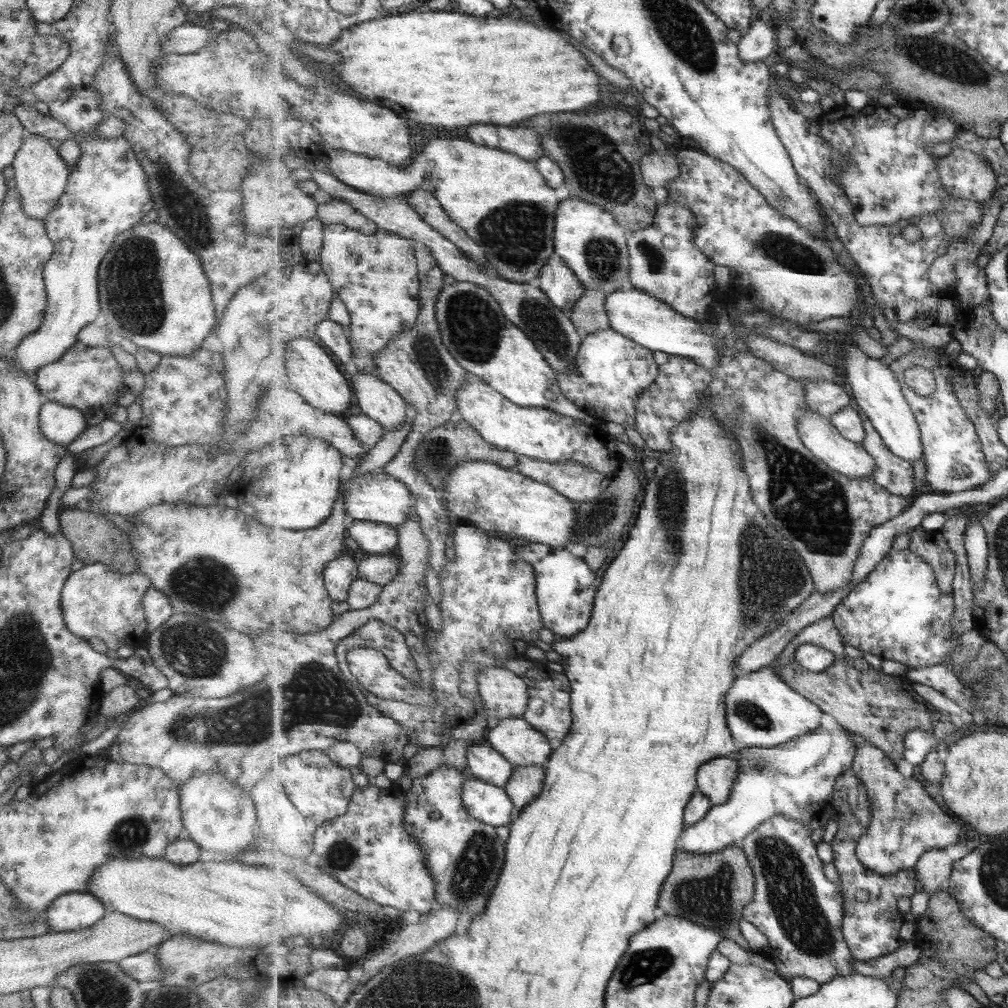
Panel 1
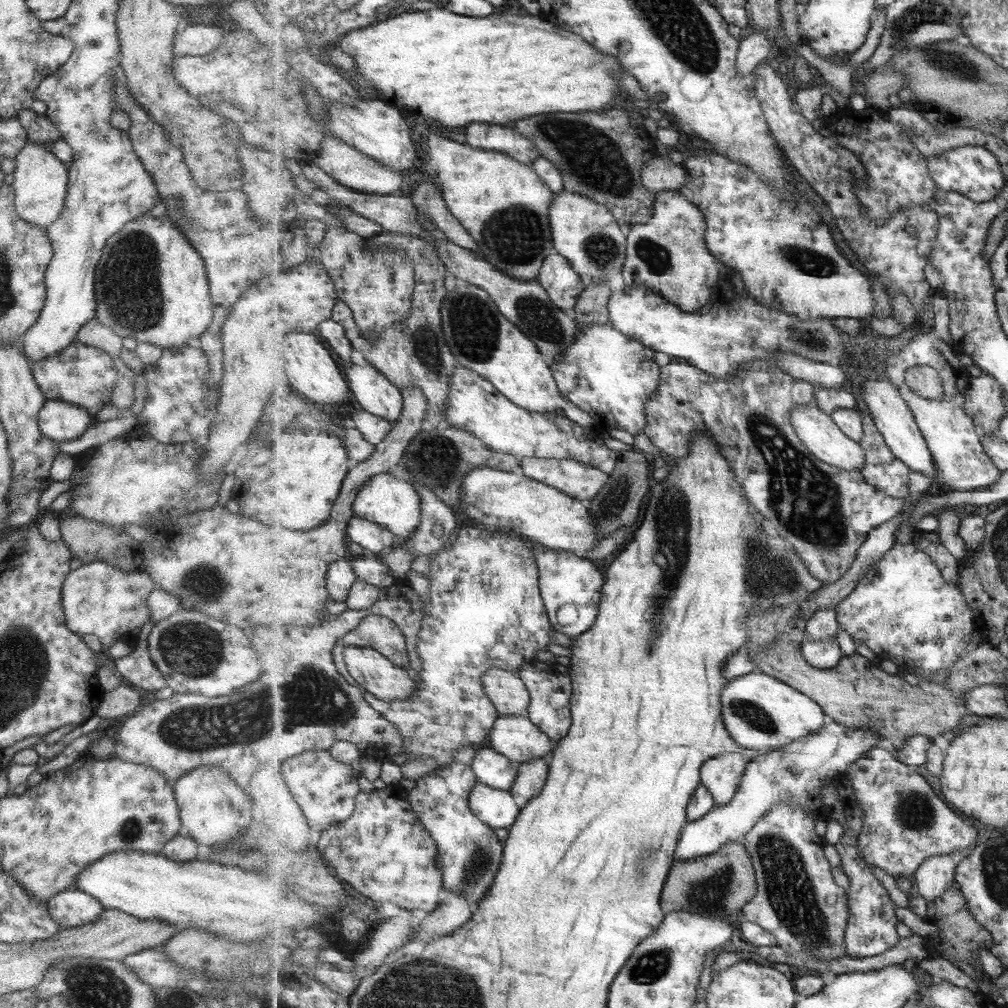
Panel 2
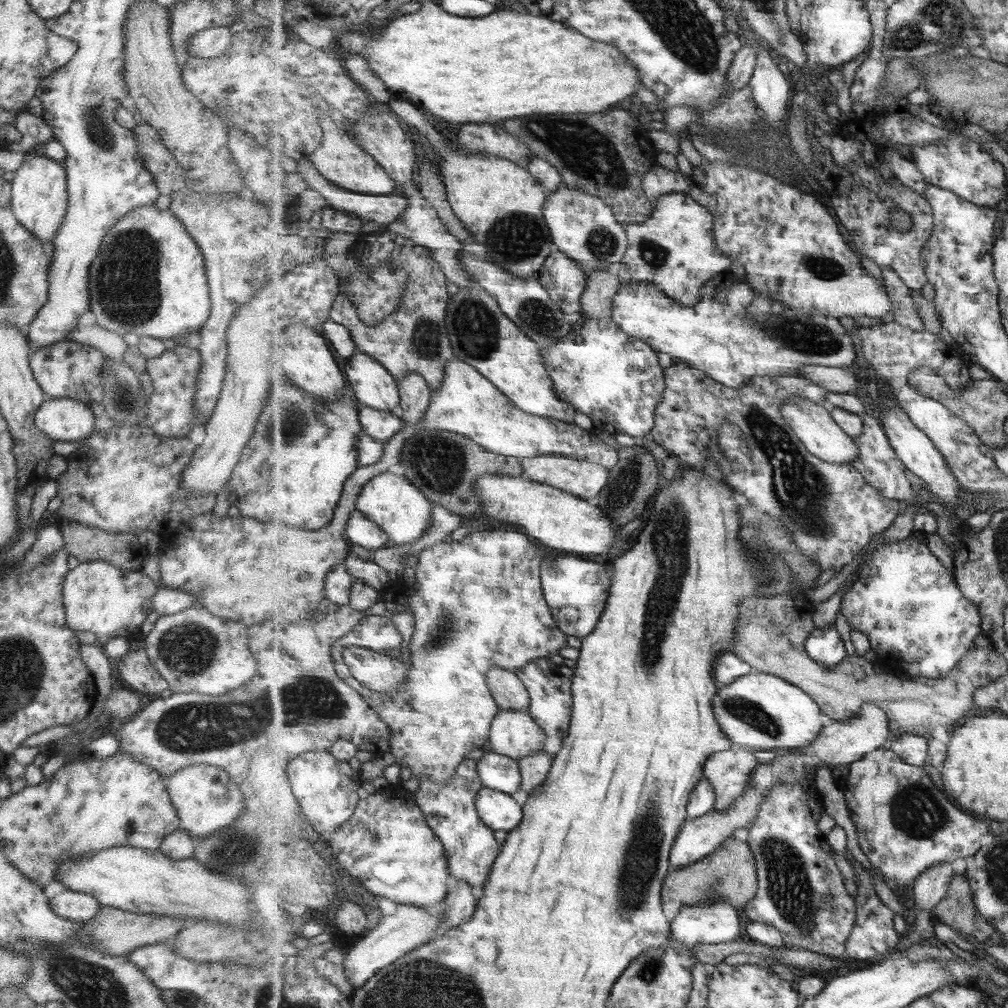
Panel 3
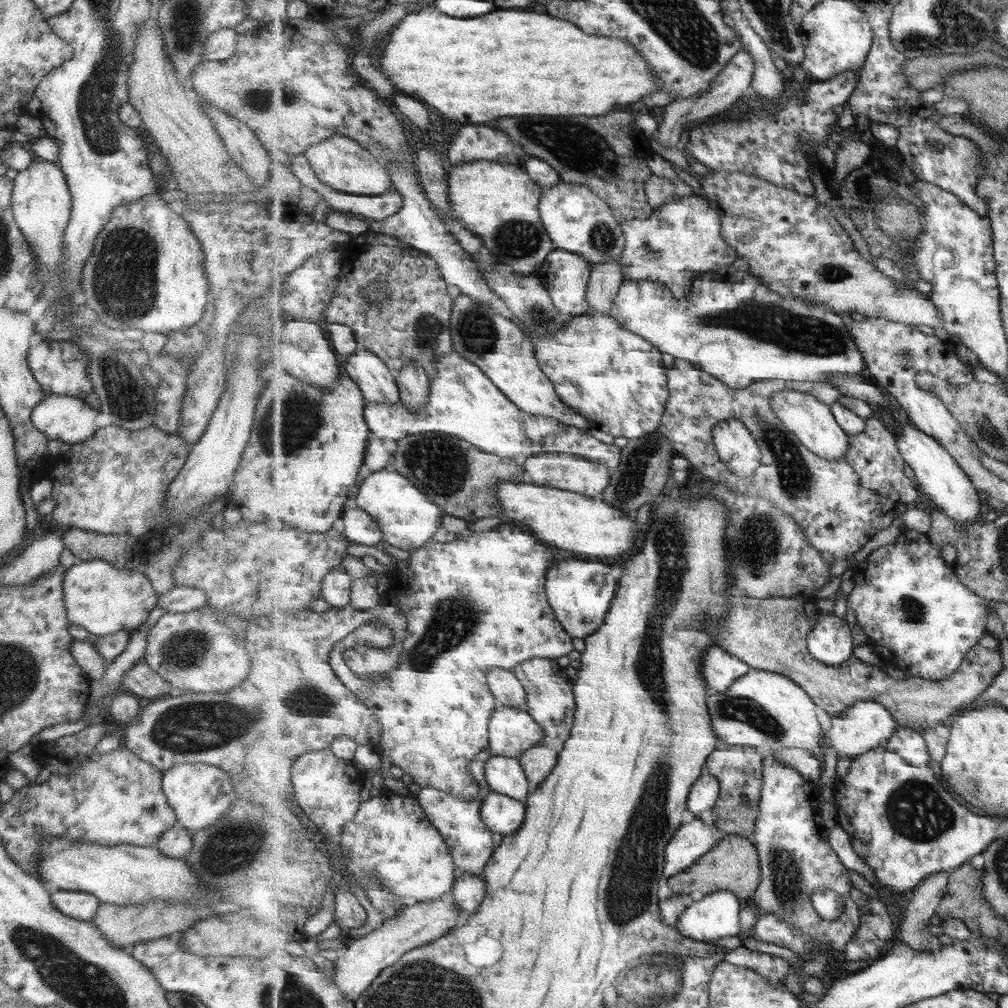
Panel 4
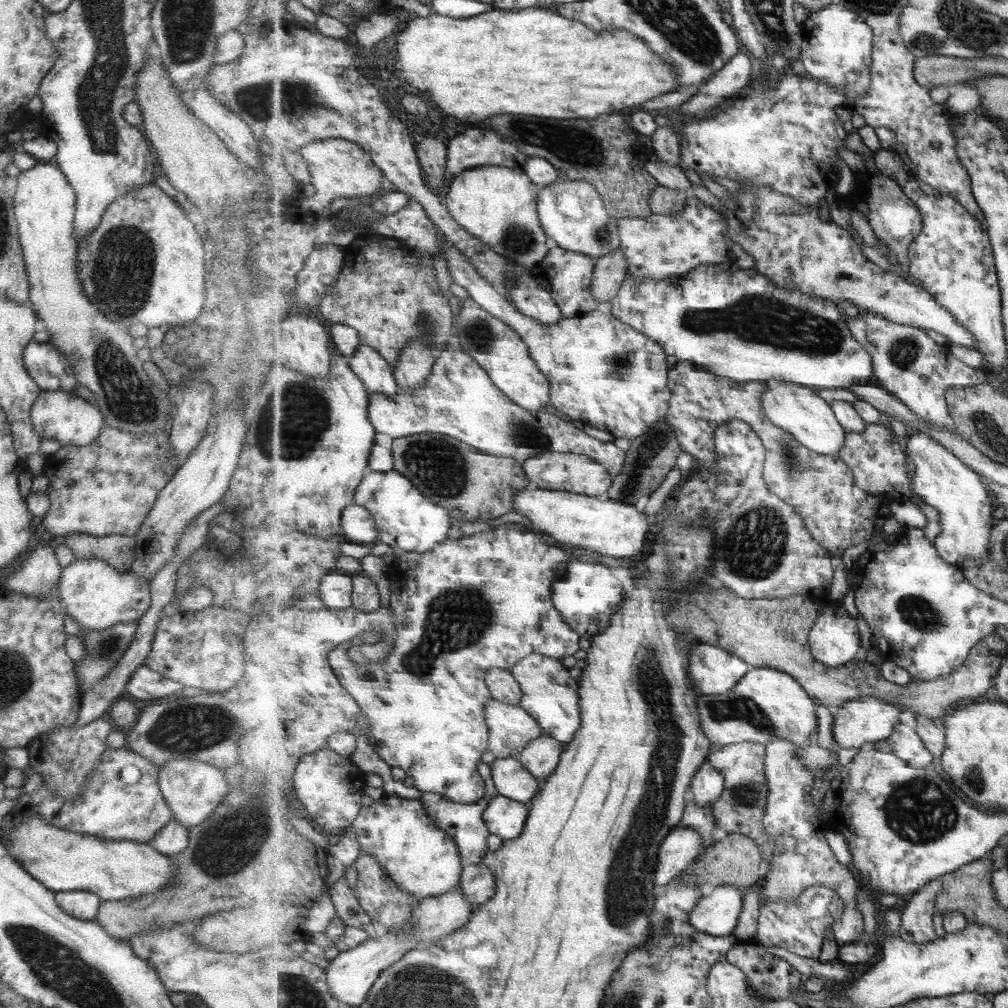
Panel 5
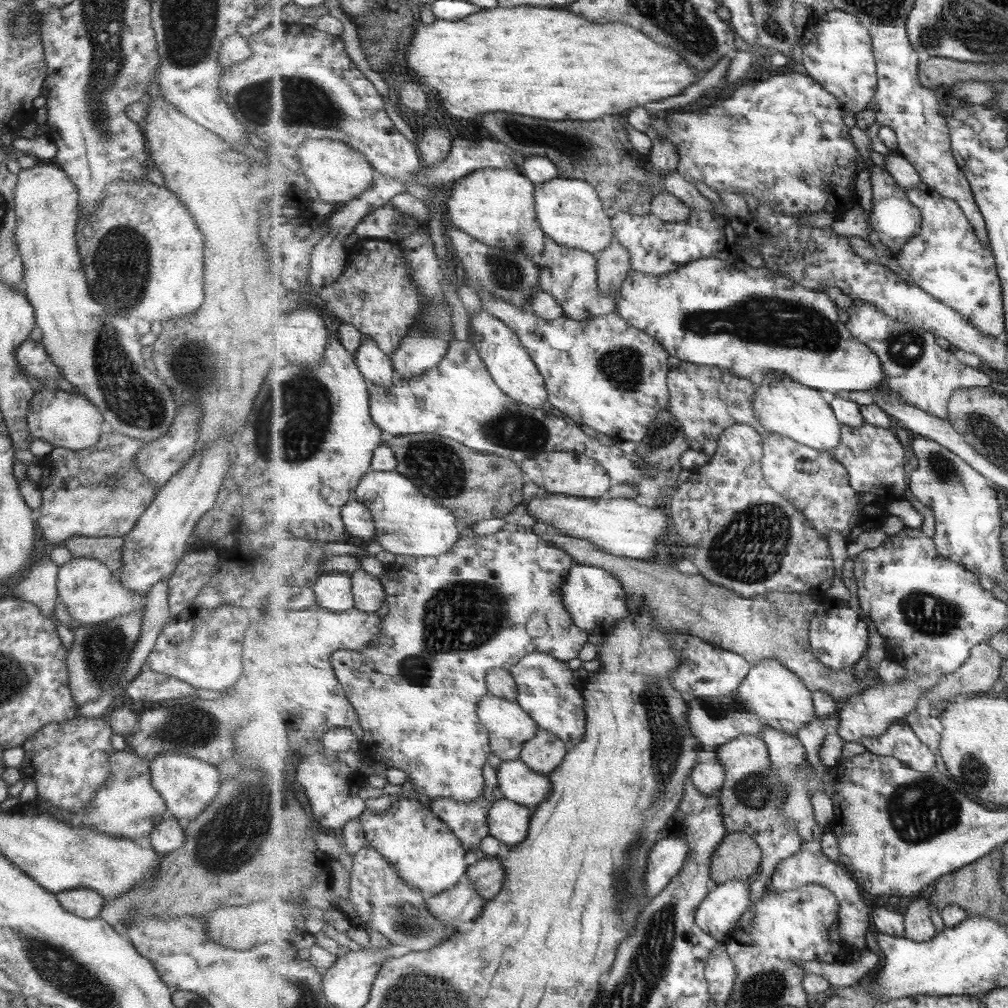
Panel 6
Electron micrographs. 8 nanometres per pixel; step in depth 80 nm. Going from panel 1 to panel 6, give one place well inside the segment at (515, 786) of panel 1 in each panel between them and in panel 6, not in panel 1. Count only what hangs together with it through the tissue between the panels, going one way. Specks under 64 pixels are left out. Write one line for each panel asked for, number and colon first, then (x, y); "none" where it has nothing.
2: (532, 776)
3: (535, 768)
4: (539, 762)
5: (541, 757)
6: (546, 751)

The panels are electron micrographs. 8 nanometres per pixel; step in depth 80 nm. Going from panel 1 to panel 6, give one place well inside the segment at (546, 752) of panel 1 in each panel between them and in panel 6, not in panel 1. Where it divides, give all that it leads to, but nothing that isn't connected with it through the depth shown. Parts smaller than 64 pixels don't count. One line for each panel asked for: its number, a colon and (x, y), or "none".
2: (519, 739)
3: (516, 734)
4: (513, 732)
5: (512, 728)
6: (510, 726)

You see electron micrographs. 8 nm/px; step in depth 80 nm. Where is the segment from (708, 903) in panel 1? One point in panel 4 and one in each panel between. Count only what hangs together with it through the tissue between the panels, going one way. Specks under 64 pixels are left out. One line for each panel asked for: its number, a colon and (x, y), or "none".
2: (722, 883)
3: (731, 873)
4: (734, 864)

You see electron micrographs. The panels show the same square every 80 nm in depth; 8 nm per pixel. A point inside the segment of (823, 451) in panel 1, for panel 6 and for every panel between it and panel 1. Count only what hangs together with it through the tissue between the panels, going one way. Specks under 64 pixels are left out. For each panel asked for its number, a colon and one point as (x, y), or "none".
2: (818, 431)
3: (813, 423)
4: (811, 420)
5: (798, 409)
6: (802, 413)

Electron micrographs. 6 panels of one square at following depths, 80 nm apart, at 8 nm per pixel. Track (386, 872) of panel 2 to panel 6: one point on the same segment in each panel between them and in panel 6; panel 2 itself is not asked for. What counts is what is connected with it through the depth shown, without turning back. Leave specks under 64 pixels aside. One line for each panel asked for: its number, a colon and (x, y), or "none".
3: (387, 846)
4: (392, 837)
5: (422, 859)
6: (426, 853)

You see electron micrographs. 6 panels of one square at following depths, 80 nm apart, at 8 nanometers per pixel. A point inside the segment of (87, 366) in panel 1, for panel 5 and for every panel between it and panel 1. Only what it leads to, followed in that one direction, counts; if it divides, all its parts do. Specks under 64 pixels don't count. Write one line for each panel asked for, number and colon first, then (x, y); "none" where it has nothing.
2: (81, 375)
3: (63, 370)
4: (60, 368)
5: (46, 367)

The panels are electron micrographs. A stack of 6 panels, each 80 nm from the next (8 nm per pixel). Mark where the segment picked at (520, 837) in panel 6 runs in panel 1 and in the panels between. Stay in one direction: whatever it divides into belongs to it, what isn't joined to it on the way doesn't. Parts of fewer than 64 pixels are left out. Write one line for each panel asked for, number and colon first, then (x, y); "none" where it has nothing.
1: (491, 804)
2: (498, 808)
3: (500, 811)
4: (504, 815)
5: (506, 818)

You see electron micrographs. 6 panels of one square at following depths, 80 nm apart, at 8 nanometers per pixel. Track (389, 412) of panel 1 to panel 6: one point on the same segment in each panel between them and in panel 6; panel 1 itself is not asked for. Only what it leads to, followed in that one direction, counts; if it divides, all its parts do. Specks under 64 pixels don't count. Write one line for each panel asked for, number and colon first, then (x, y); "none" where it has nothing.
2: (373, 391)
3: (373, 385)
4: (378, 383)
5: (378, 375)
6: (377, 366)

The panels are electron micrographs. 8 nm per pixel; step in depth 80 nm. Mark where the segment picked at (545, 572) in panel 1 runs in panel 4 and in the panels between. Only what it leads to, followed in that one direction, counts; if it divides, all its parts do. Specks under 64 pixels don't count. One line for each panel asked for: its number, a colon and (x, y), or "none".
2: (571, 586)
3: (577, 590)
4: (581, 593)

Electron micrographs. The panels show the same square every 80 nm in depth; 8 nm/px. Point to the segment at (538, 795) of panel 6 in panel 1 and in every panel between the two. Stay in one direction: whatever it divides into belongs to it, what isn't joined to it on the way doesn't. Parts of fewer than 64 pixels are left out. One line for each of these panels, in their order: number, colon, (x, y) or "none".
1: (482, 760)
2: (496, 770)
3: (498, 772)
4: (505, 775)
5: (513, 780)

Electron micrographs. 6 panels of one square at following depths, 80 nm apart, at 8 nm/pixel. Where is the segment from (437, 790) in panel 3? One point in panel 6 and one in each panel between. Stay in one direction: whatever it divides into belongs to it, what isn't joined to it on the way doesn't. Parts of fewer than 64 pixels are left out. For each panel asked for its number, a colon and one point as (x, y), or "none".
4: (459, 820)
5: (464, 823)
6: (469, 821)

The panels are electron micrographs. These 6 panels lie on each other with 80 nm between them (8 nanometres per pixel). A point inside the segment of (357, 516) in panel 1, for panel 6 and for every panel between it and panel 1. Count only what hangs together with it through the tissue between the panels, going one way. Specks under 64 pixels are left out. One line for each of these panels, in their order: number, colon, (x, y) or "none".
2: (386, 499)
3: (399, 506)
4: (408, 517)
5: (408, 520)
6: (408, 522)

